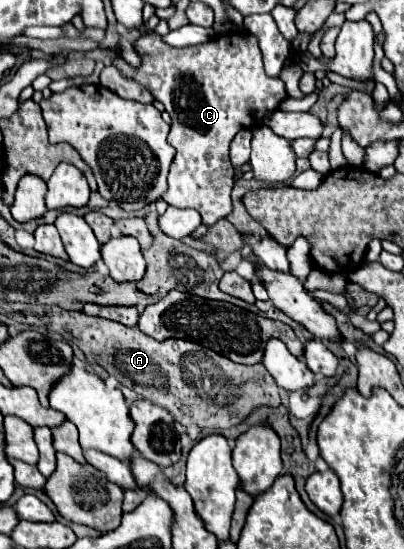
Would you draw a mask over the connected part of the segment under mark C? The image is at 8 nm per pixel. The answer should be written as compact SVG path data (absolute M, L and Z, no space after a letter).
M237 30L215 36L205 44L195 44L185 48L173 48L165 44L159 34L151 32L139 38L133 46L143 60L141 68L131 68L123 58L115 58L115 66L123 72L123 76L137 80L147 90L151 90L155 100L159 100L171 116L171 132L167 136L167 142L177 152L167 176L167 192L163 194L163 200L169 206L197 210L201 214L201 222L205 226L213 226L221 218L227 218L233 210L231 188L233 188L235 168L229 160L231 140L243 128L253 130L253 126L257 126L257 118L259 122L263 122L271 112L277 110L279 102L287 98L285 84L281 82L281 78L269 78L265 74L257 38L251 34L241 36Z

